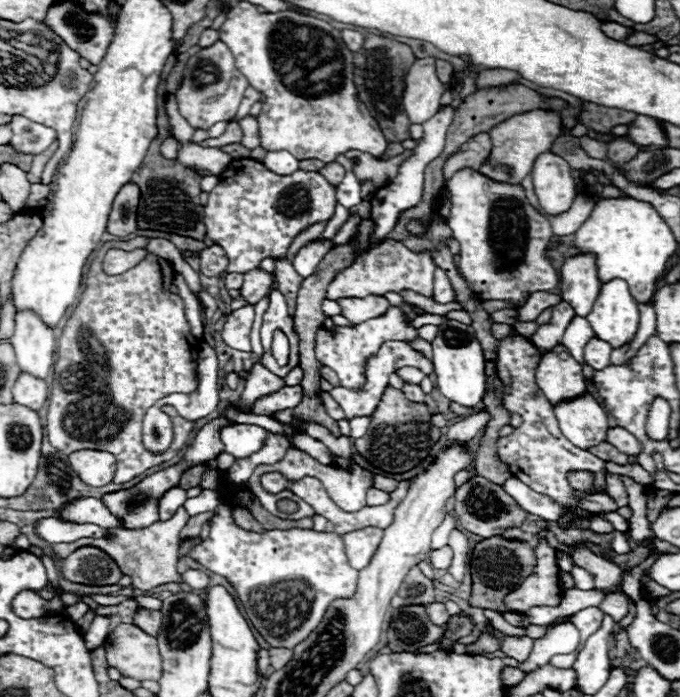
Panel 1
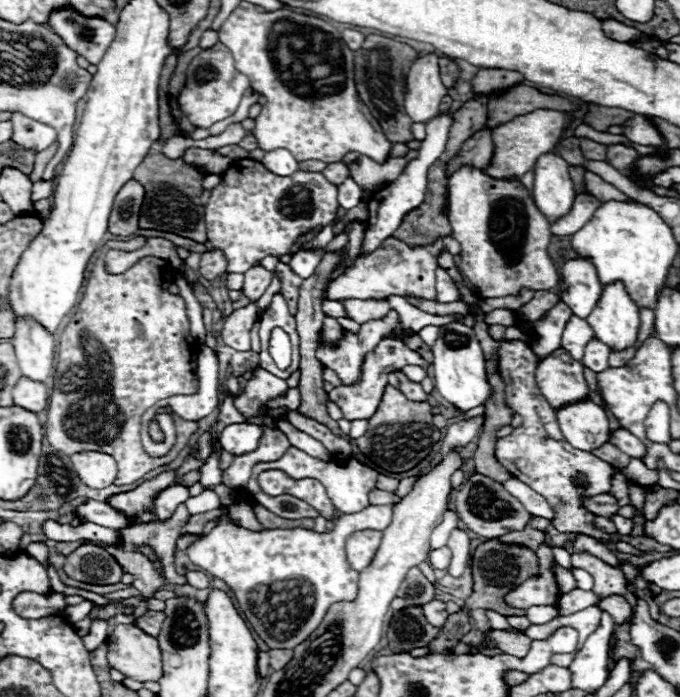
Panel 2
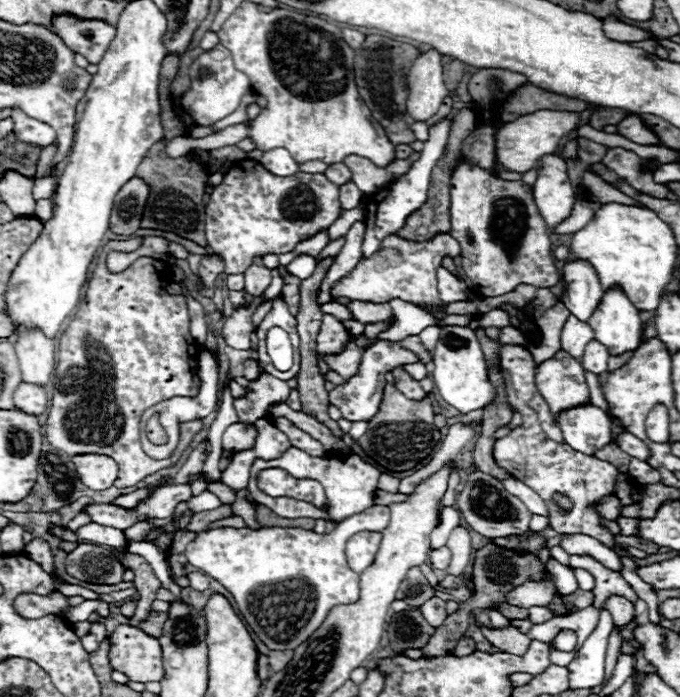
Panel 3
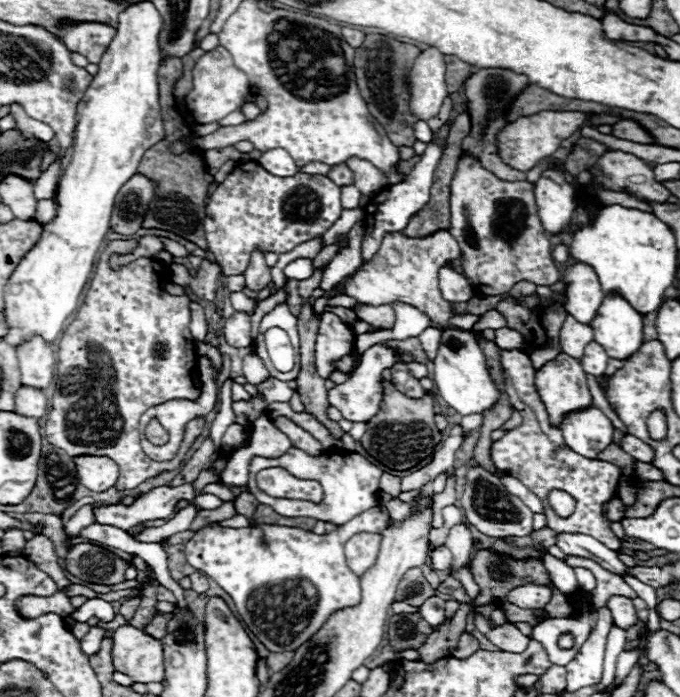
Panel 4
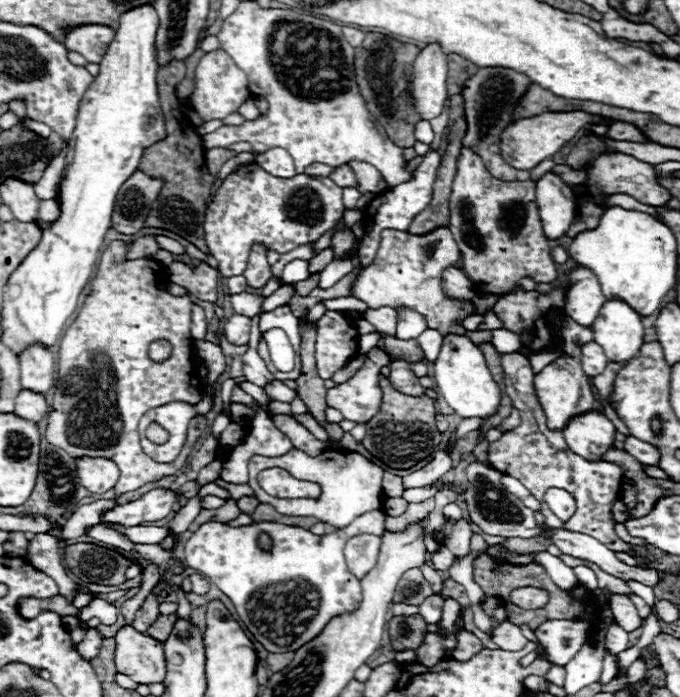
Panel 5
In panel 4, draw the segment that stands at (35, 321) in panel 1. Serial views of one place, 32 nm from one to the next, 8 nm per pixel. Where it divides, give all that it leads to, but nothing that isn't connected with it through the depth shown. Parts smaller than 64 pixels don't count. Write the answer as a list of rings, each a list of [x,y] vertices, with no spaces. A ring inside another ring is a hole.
[[[32,336],[30,340],[24,340],[16,348],[16,354],[22,372],[22,384],[46,390],[54,376],[54,364],[56,364],[54,342],[46,342],[42,336]]]

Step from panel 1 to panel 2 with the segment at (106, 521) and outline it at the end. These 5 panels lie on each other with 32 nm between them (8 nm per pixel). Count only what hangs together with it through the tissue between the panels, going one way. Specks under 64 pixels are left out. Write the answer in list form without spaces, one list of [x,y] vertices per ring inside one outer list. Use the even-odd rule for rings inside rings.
[[[88,500],[88,502],[80,504],[76,508],[76,518],[82,518],[86,522],[94,522],[104,528],[114,528],[114,530],[128,526],[128,520],[124,518],[124,514],[110,510],[110,506],[106,506],[104,502],[98,502],[98,500]]]

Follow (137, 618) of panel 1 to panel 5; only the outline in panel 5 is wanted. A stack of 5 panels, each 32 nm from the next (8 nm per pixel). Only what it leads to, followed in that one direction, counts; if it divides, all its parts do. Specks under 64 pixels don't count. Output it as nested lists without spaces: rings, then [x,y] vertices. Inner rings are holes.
[[[160,614],[160,618],[156,618],[156,622],[146,630],[146,634],[150,634],[152,638],[158,638],[160,642],[164,642],[170,634],[170,628],[172,628],[174,620],[176,620],[174,616],[162,616]]]

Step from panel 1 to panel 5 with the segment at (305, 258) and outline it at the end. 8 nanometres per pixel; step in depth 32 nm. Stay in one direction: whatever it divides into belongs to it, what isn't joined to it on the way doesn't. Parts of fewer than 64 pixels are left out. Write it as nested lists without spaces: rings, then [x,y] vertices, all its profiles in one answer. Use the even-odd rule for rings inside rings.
[[[292,260],[290,264],[286,264],[284,274],[282,274],[284,284],[300,282],[300,280],[306,280],[306,278],[310,278],[310,272],[308,272],[308,260]]]

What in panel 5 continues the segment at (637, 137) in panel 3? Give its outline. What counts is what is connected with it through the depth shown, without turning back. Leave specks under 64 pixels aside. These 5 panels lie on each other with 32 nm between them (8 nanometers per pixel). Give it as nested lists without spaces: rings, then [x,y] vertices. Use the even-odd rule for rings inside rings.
[[[614,122],[608,130],[610,138],[614,140],[630,140],[630,142],[648,142],[648,138],[630,122]]]

